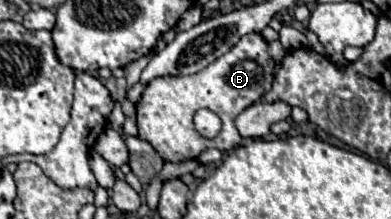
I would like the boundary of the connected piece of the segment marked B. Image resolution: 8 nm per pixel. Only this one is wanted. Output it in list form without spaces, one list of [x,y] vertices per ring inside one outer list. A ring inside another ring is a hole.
[[[260,33],[244,35],[228,53],[218,57],[206,69],[194,75],[182,77],[156,77],[146,85],[138,113],[138,137],[148,141],[164,161],[180,163],[196,159],[204,149],[216,147],[220,151],[232,151],[240,145],[242,137],[234,125],[238,113],[252,103],[260,101],[270,91],[274,79],[274,59],[268,55],[268,45]],[[208,107],[222,119],[222,131],[214,139],[204,139],[196,133],[192,117],[198,109]]]

